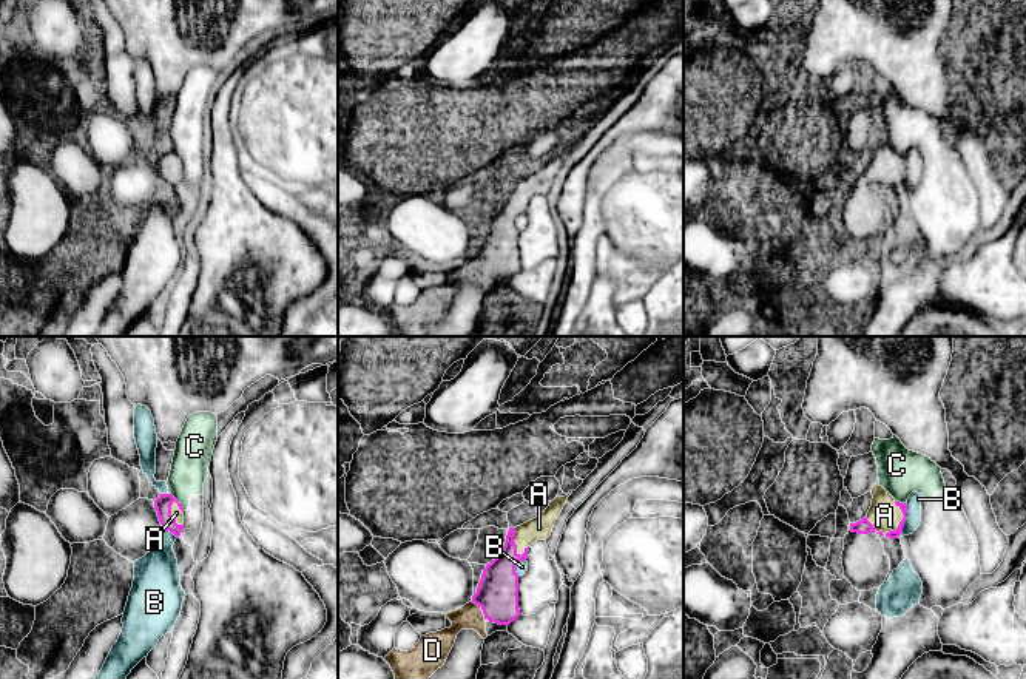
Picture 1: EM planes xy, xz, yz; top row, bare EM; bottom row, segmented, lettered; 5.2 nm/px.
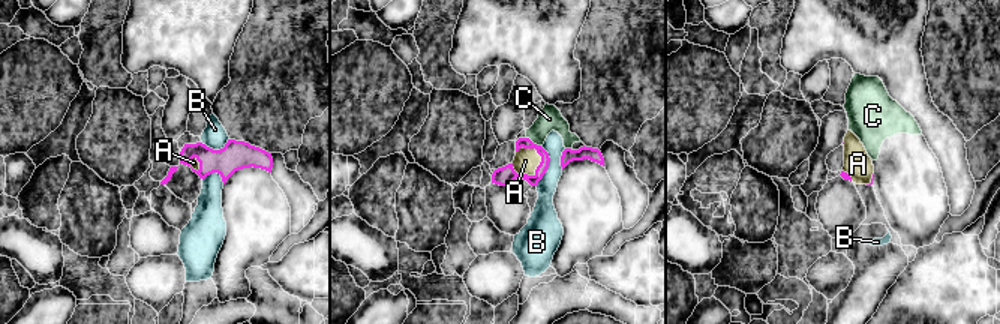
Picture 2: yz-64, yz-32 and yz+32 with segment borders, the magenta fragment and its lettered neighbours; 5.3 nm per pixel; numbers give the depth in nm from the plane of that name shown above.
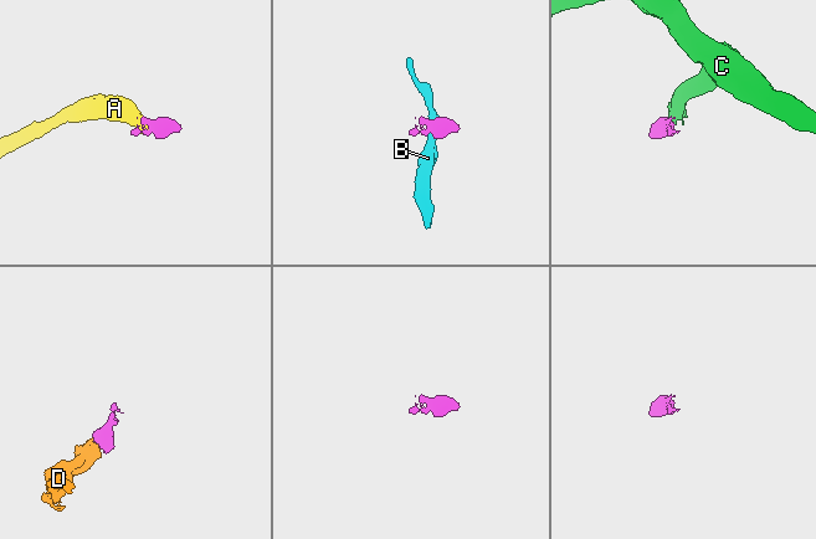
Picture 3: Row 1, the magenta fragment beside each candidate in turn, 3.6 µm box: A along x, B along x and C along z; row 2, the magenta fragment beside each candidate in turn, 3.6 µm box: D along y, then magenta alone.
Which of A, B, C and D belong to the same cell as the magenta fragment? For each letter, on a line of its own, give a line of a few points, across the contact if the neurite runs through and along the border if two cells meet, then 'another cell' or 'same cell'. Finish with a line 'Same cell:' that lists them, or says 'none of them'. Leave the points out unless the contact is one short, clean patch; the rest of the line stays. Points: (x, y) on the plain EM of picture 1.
A: line yz (892, 189), (883, 189), (884, 170); same cell
B: line yz (906, 158), (906, 175), (898, 190); another cell
C: line xy (168, 147), (184, 164); another cell
D: line xz (497, 247), (482, 263), (471, 270); same cell
Same cell: A, D

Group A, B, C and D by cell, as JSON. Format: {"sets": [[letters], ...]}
{"sets": [["A", "D"], ["B"], ["C"]]}

